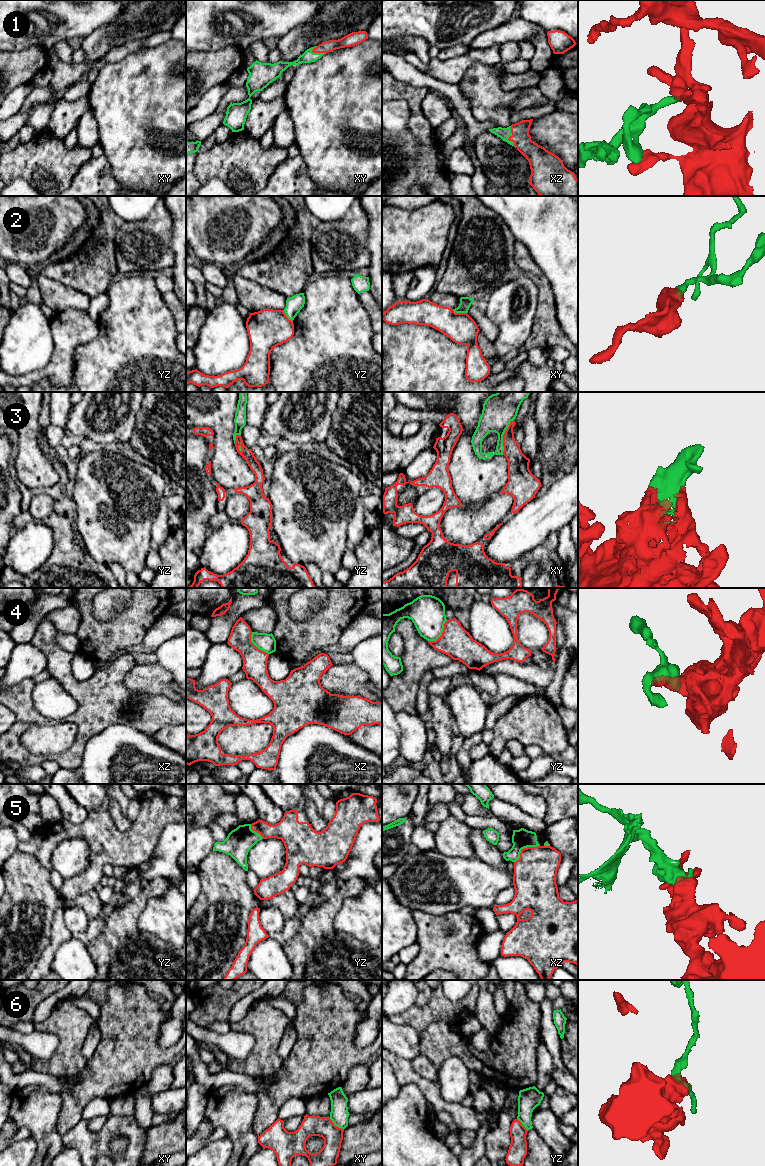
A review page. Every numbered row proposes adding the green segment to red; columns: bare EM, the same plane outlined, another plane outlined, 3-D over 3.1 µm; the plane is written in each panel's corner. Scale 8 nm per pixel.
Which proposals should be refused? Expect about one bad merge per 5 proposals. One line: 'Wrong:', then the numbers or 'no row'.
Wrong: 2, 4, 6

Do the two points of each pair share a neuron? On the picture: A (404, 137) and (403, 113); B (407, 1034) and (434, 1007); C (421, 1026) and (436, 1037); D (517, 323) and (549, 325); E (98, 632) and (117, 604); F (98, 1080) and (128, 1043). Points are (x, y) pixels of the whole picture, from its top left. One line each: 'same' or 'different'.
A: same
B: different
C: different
D: different
E: different
F: same

